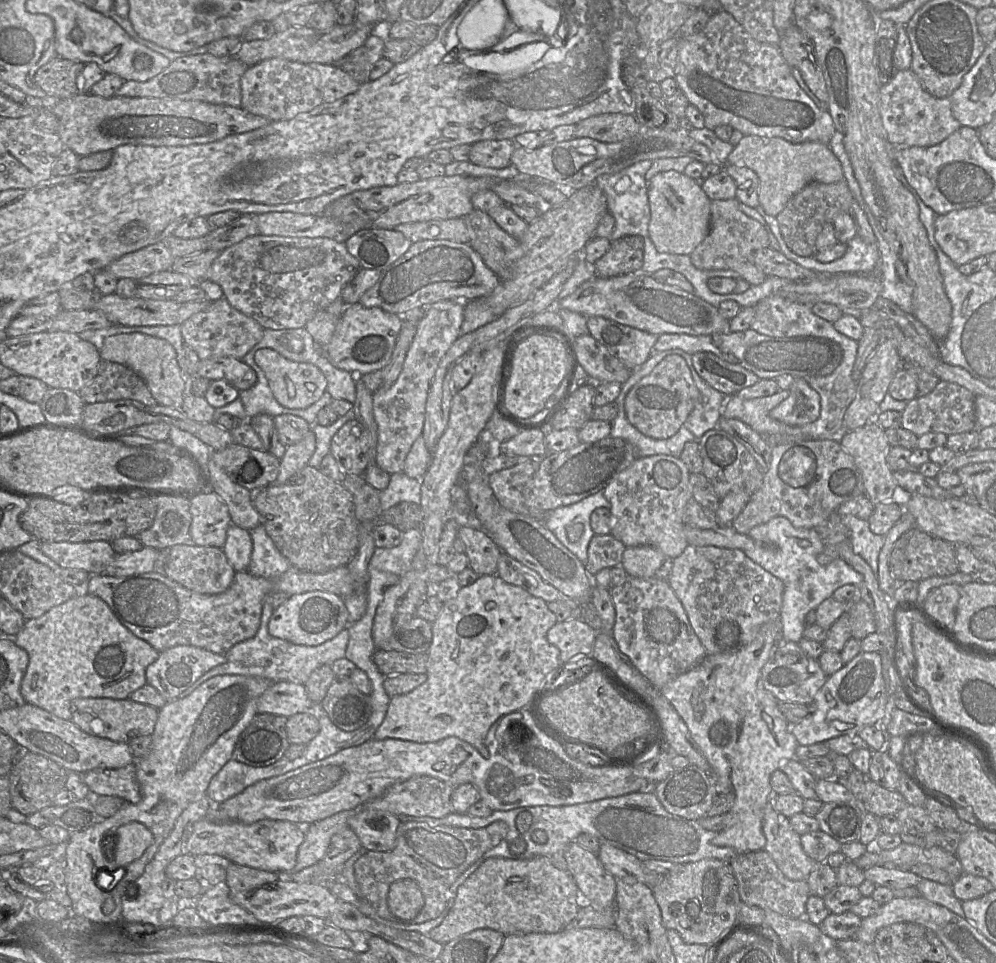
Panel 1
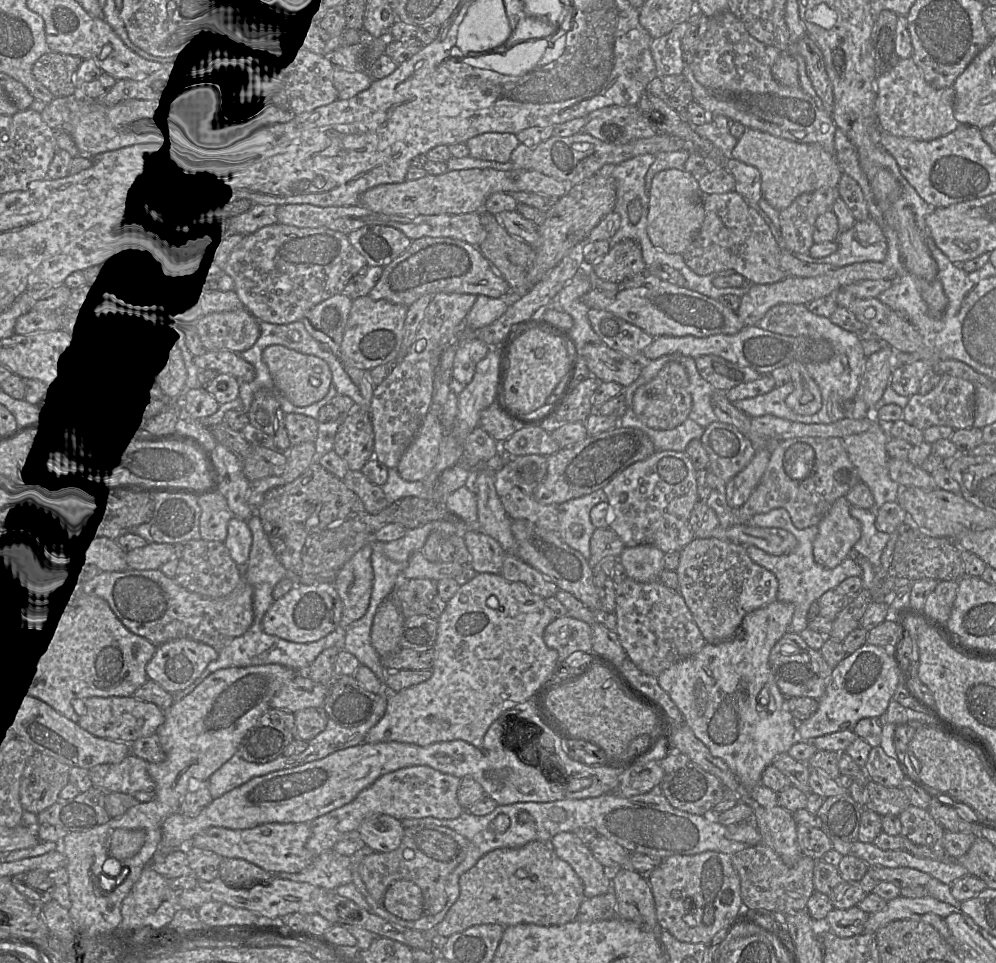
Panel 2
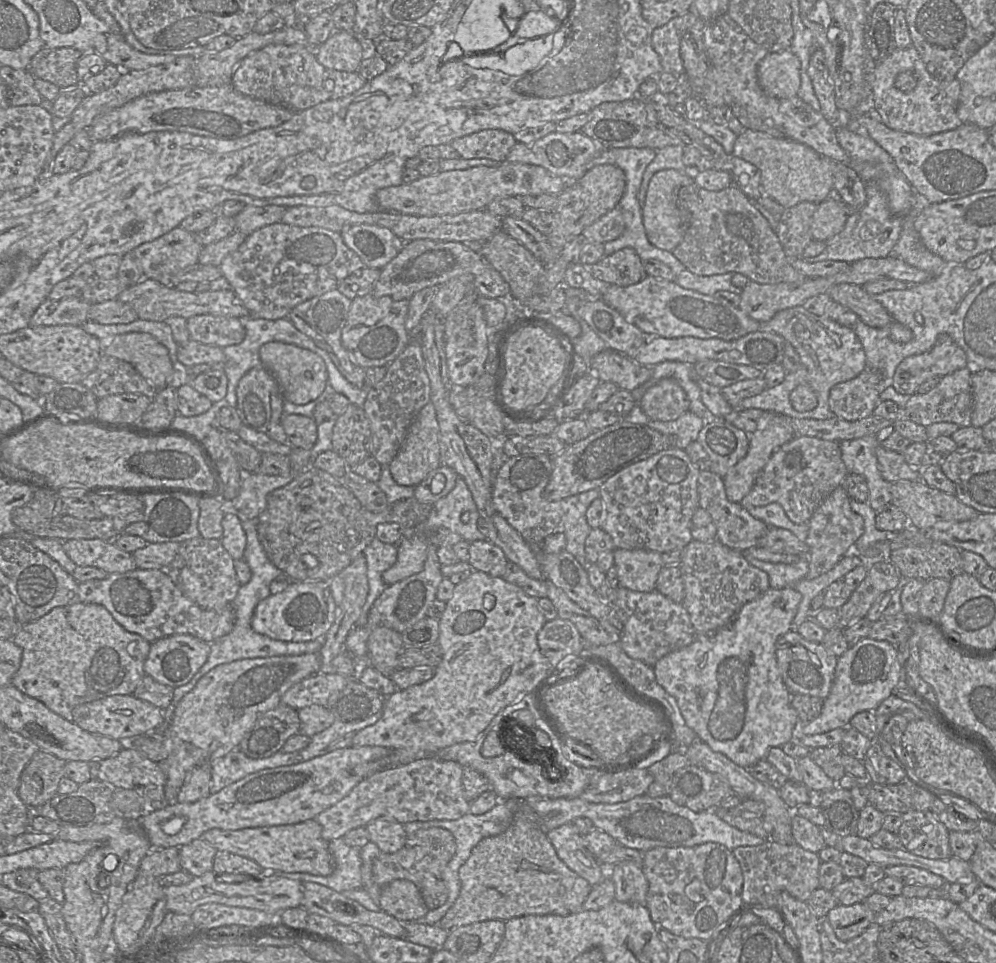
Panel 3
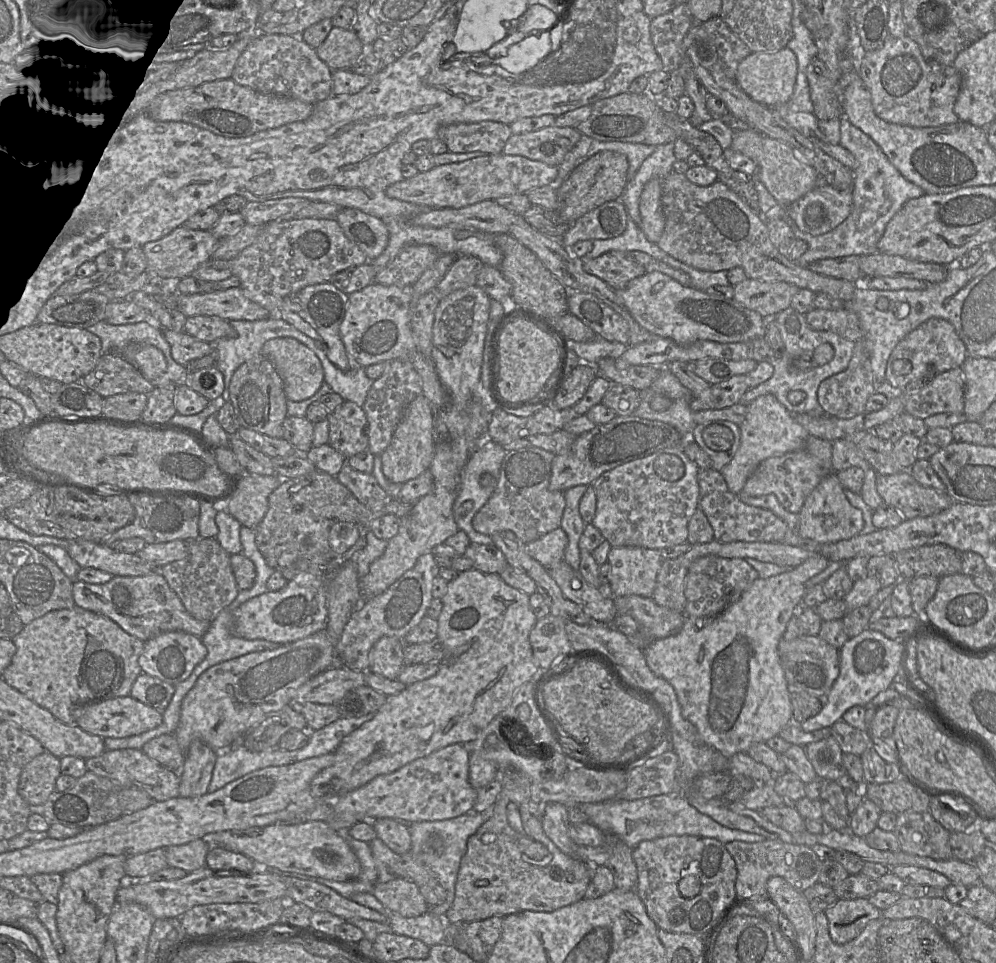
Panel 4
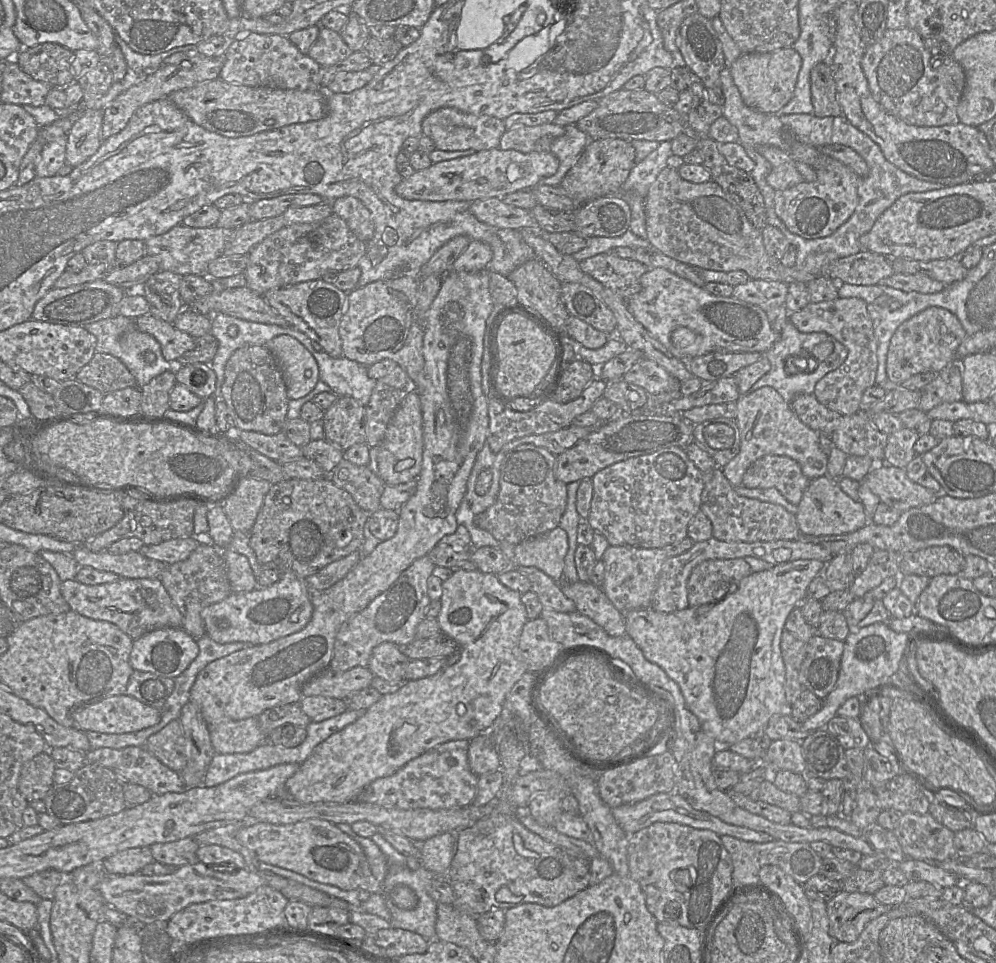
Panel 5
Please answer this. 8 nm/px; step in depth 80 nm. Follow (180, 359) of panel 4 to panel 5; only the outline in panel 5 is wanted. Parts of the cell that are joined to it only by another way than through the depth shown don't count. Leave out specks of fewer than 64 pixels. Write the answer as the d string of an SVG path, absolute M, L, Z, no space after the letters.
M151 314L137 317L136 325L160 343L163 357L174 364L178 357L195 347L194 337Z

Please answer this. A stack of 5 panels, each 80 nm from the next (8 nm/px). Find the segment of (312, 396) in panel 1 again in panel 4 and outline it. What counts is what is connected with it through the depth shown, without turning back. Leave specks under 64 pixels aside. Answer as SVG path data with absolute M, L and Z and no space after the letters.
M294 338L270 339L264 343L261 353L279 373L288 400L299 402L310 398L324 382L320 360Z

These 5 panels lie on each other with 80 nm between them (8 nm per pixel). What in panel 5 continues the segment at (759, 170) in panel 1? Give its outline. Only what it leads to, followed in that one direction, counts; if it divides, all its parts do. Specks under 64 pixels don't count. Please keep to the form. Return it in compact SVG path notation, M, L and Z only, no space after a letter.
M761 146L758 147L758 152L772 166L767 182L775 191L783 191L805 181L796 168L794 158L785 148Z

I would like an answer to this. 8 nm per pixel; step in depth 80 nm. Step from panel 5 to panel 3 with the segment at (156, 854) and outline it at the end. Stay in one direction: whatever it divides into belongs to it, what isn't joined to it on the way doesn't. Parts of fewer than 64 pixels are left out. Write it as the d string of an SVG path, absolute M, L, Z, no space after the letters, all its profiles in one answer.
M198 838L179 847L181 870L194 877L212 871L213 859L217 850L208 842Z

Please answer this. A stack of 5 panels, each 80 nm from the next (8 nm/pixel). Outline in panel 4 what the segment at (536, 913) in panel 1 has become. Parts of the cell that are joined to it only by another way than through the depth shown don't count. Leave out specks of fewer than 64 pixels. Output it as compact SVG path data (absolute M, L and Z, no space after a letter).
M509 772L499 775L501 783L501 792L497 801L493 806L493 815L477 830L475 834L469 837L467 841L467 849L460 861L460 867L456 880L455 898L446 912L444 920L448 924L468 924L473 921L484 920L492 916L502 916L503 918L509 914L514 914L522 911L541 911L552 912L559 908L568 906L585 898L586 890L592 879L592 871L586 861L573 858L563 853L545 834L542 826L543 805L547 803L534 803L531 798L532 782L529 775L523 775L522 772Z

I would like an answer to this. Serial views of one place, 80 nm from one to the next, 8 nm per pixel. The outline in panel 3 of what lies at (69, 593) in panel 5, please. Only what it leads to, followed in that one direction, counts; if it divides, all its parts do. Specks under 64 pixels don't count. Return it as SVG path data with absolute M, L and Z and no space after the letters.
M138 569L108 574L104 579L78 584L79 601L105 607L128 632L138 634L152 643L160 638L186 634L210 643L228 634L235 621L231 607L205 610L188 599L172 580L157 569Z

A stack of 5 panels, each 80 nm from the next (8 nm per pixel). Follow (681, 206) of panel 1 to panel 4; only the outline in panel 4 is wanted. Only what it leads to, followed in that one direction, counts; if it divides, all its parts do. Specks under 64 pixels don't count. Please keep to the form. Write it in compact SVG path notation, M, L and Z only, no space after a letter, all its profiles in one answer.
M651 179L644 186L640 198L640 228L647 239L656 244L665 228L665 217L661 205L662 180Z

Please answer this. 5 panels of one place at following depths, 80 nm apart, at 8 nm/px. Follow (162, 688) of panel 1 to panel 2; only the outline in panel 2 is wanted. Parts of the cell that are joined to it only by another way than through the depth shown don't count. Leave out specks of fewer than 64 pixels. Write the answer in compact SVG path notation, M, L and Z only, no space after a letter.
M187 638L174 639L156 647L153 657L146 665L146 675L173 694L193 683L217 657L218 651L212 646Z

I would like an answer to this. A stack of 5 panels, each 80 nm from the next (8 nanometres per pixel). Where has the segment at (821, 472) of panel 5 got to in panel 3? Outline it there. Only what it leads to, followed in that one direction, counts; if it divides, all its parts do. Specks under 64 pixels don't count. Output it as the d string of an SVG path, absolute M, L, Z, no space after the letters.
M770 423L749 435L749 450L723 477L727 498L736 503L750 492L773 452L795 437L789 426Z

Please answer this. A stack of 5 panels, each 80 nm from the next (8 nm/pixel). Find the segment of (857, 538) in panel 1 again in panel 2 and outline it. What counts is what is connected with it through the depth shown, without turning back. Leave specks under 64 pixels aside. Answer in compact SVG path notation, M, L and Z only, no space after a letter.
M850 506L850 514L861 525L860 539L854 544L851 553L867 558L874 571L876 571L880 566L880 558L890 538L890 534L880 532L876 529L874 510Z

